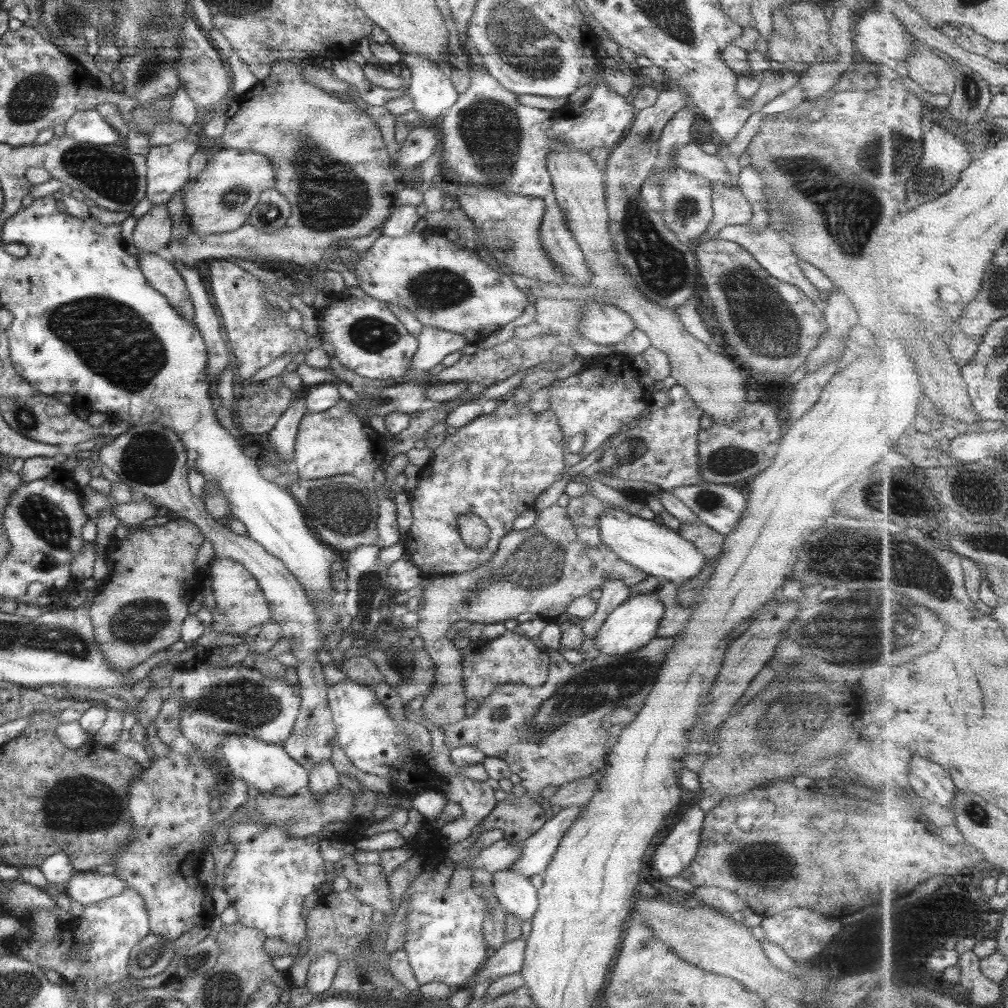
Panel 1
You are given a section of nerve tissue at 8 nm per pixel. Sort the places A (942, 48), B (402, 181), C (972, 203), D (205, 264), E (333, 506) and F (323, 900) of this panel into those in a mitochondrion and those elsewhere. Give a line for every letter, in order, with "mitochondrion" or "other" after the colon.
A: other
B: other
C: other
D: other
E: mitochondrion
F: other

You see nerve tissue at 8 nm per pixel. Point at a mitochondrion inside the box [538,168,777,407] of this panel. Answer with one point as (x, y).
(663, 268)

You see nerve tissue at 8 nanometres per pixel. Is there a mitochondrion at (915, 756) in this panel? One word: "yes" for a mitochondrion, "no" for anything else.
no

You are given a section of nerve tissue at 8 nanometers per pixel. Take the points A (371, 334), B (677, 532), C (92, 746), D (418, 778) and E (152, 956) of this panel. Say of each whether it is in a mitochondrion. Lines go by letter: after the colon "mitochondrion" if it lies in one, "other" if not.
A: mitochondrion
B: other
C: other
D: other
E: mitochondrion

